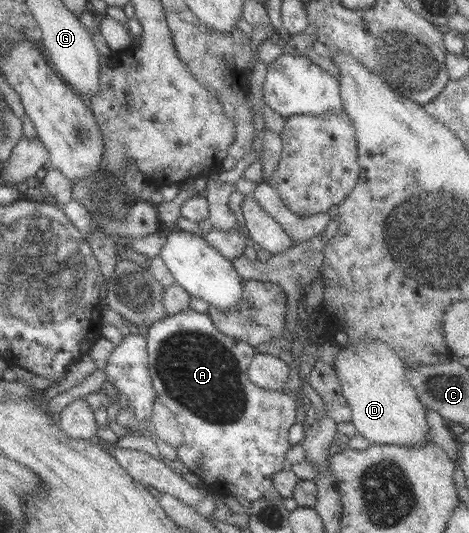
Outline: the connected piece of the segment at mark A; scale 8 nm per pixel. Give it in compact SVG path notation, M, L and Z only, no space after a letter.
M191 308L182 310L182 312L178 312L178 314L168 315L166 318L158 320L158 322L154 322L147 331L146 347L148 352L149 373L151 374L157 399L176 416L178 425L181 427L184 435L184 447L176 448L177 459L180 460L182 464L188 466L188 468L198 476L201 484L207 487L210 492L223 493L225 496L238 494L238 496L244 496L250 503L258 499L282 499L275 489L272 477L273 474L283 469L282 464L284 464L284 460L286 460L286 452L288 452L288 448L291 446L288 441L288 430L296 423L298 407L296 406L296 399L289 391L268 390L261 386L256 386L256 384L248 378L246 373L247 368L250 366L252 358L258 353L256 348L250 346L248 342L243 342L223 334L220 330L216 329L214 322L210 319L208 314L196 312L196 310L192 310Z

